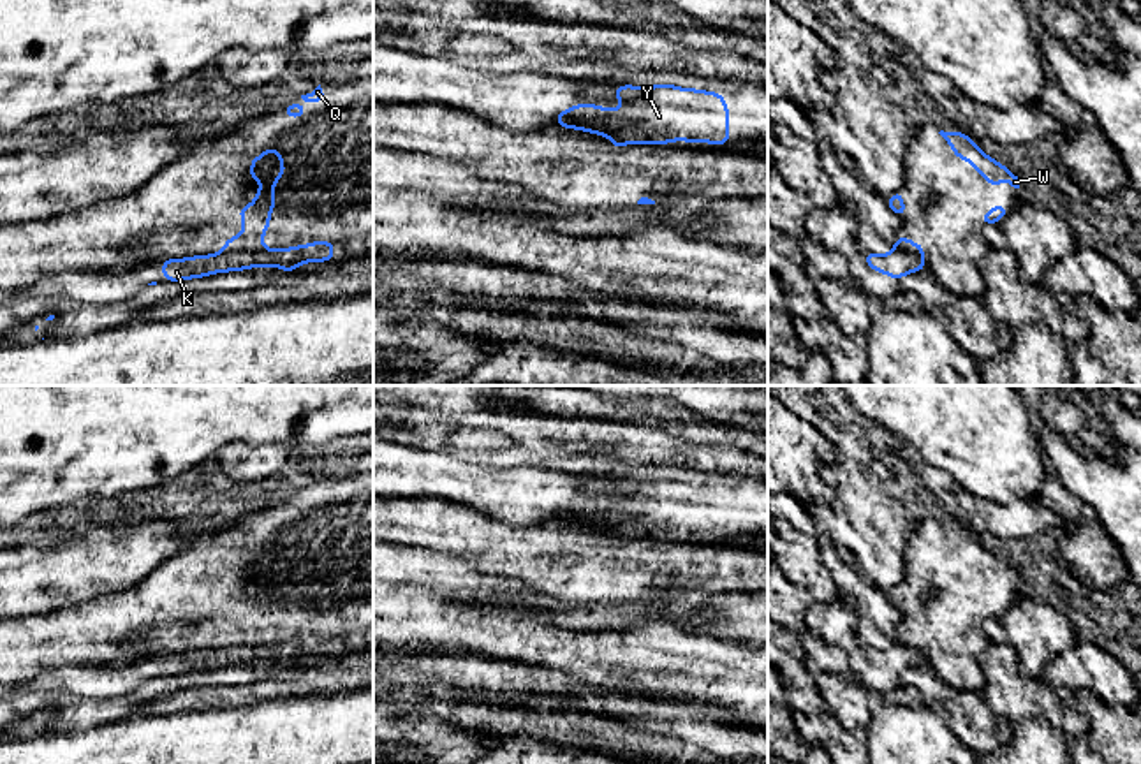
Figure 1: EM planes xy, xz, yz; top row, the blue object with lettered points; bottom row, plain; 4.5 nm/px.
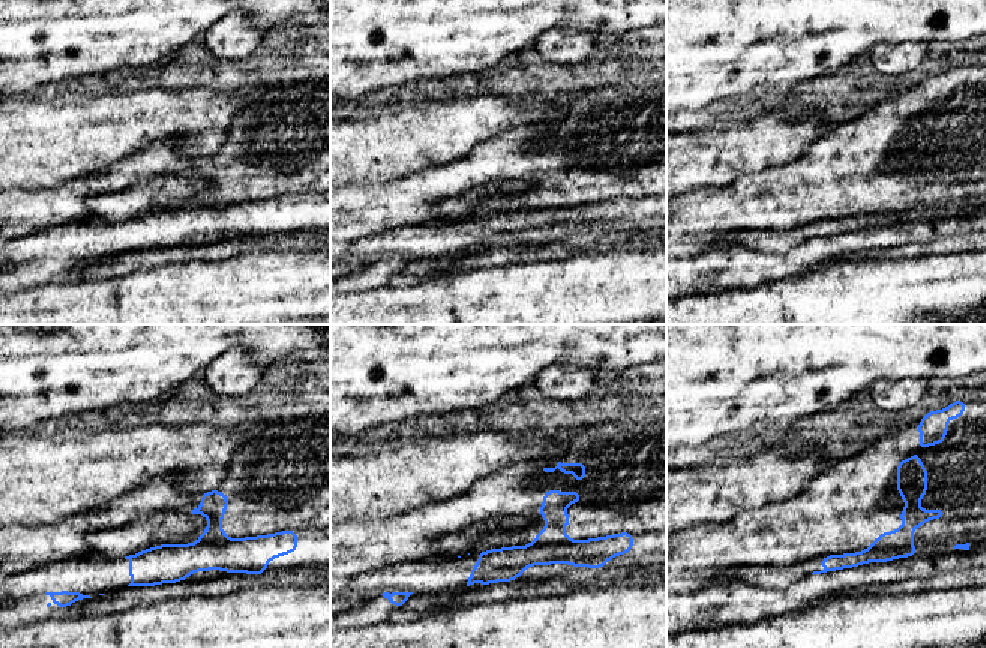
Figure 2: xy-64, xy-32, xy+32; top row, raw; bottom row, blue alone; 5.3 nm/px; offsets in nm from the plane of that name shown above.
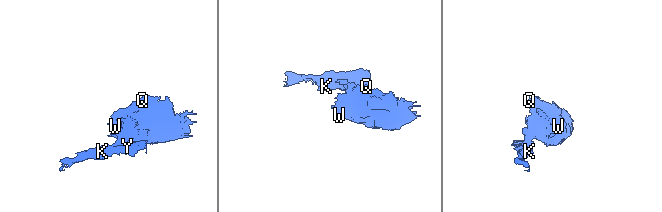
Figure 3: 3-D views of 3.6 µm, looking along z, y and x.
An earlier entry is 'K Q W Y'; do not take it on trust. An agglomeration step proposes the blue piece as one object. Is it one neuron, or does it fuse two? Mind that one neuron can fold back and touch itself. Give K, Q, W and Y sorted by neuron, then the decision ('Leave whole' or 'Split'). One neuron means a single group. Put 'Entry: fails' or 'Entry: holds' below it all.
Groups: K Y / Q W. Split
Entry: fails

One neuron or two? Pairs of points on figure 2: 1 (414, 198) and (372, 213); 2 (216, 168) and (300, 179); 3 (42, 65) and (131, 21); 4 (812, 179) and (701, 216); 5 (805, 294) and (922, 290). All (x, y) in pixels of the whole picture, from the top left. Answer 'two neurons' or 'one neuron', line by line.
1: one neuron
2: one neuron
3: one neuron
4: one neuron
5: one neuron

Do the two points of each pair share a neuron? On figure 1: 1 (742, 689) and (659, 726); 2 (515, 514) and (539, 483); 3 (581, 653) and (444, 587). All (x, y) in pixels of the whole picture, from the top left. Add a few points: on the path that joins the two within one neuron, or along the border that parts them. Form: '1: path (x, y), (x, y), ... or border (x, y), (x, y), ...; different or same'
1: border (641, 687), (654, 696), (673, 696), (680, 703); different
2: path (516, 507), (532, 490); same
3: path (543, 645), (511, 629), (471, 629), (462, 625); same

